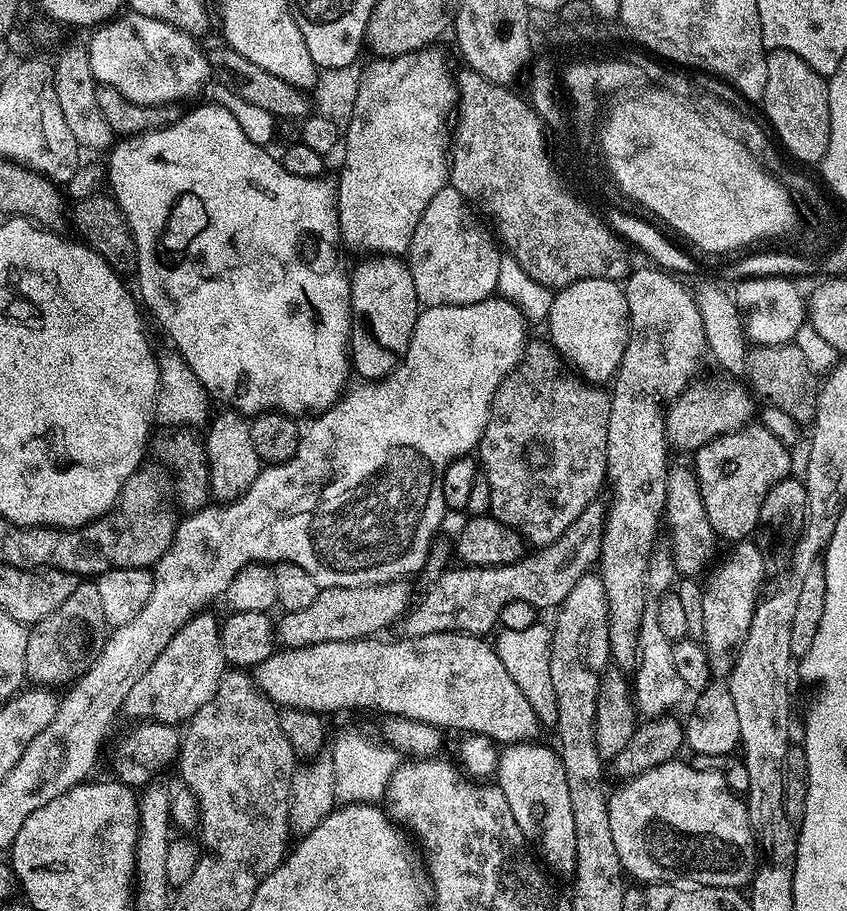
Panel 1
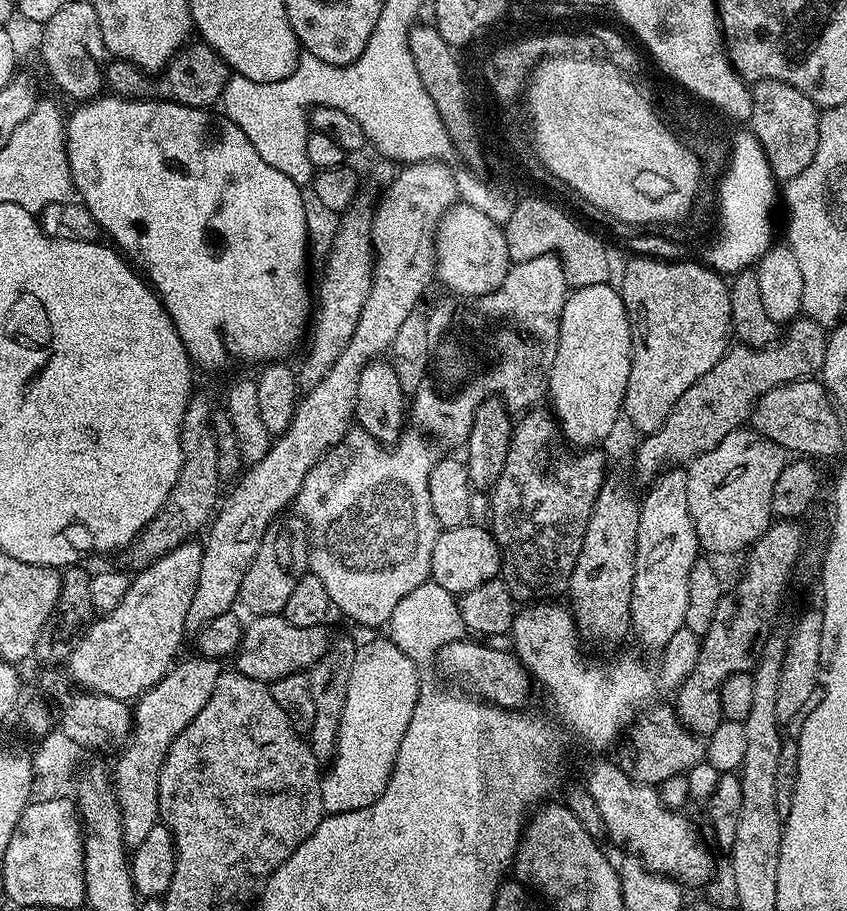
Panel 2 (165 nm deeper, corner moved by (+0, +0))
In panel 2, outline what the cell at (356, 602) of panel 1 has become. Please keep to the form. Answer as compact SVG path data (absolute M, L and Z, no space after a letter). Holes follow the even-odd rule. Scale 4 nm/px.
M283 615L258 616L249 621L244 624L244 633L234 653L235 671L246 674L246 678L254 678L261 680L266 685L271 685L272 681L278 678L286 678L295 672L311 669L312 665L318 662L318 658L322 658L322 654L326 654L329 650L330 635L328 636L327 627L294 626L290 621L284 619Z

